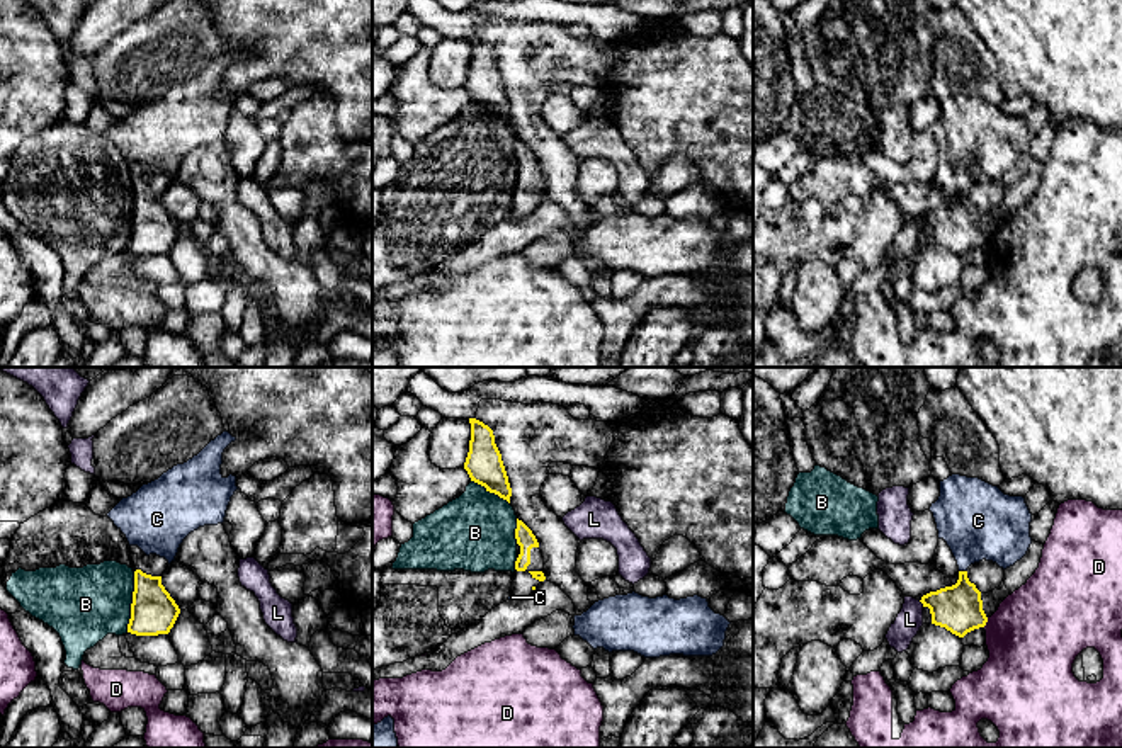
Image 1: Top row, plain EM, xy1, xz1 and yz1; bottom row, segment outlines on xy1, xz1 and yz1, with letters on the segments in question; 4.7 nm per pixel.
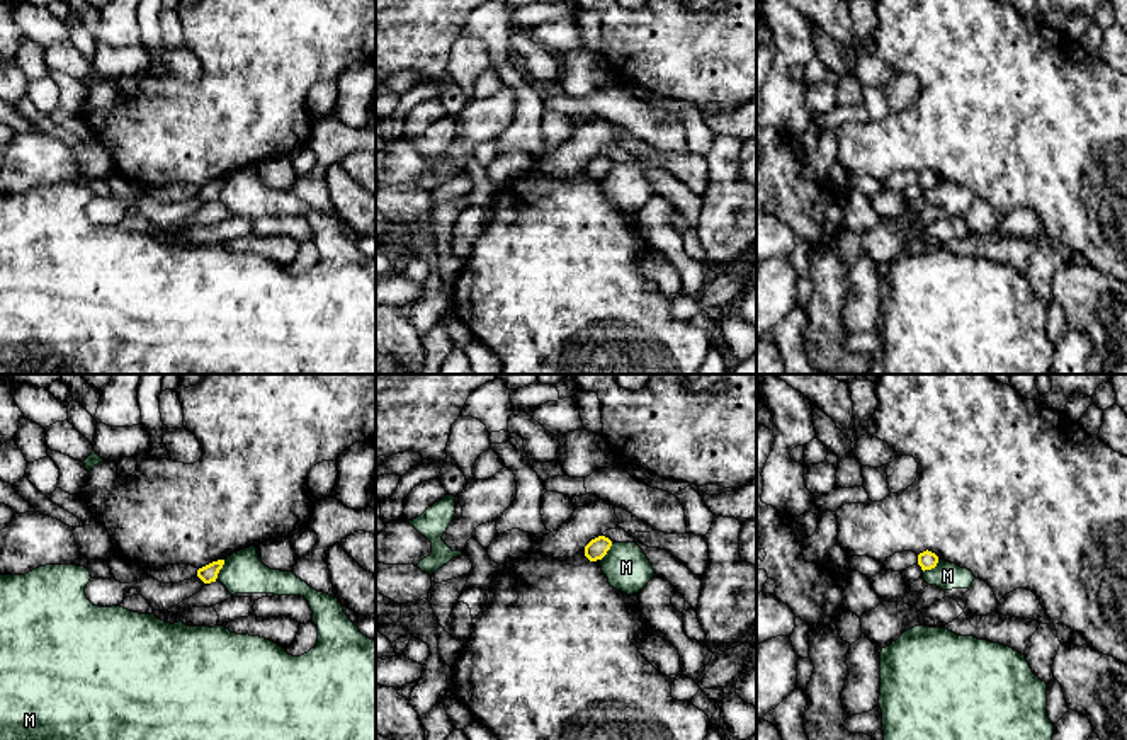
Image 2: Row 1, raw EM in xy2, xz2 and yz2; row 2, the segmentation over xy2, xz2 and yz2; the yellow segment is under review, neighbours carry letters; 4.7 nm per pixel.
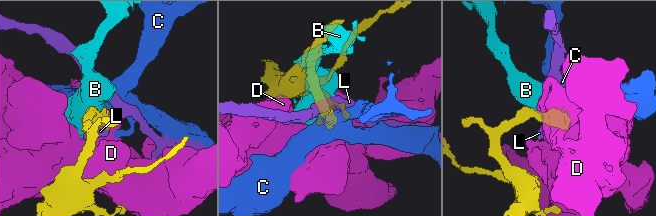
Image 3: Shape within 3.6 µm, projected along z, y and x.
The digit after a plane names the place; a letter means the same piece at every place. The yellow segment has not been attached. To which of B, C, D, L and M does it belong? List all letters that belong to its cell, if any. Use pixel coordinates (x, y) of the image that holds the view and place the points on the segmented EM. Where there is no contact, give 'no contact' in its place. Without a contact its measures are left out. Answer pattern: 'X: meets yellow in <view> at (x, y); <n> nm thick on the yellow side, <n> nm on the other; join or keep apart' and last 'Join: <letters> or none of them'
B: meets yellow in xy1 at (133, 602); 220 nm thick on the yellow side, 360 nm on the other; keep apart
C: meets yellow in yz1 at (963, 572); 220 nm thick on the yellow side, 360 nm on the other; join
D: meets yellow in yz1 at (986, 621); 220 nm thick on the yellow side, 440 nm on the other; keep apart
L: meets yellow in yz1 at (922, 602); 220 nm thick on the yellow side, 120 nm on the other; keep apart
M: meets yellow in xy2 at (220, 569); 90 nm thick on the yellow side, 200 nm on the other; keep apart
Join: C

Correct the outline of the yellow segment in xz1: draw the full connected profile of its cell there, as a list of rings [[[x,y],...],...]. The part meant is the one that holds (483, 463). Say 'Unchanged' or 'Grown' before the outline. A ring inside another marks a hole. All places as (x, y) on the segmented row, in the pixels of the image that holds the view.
Unchanged. [[[469,418],[471,440],[464,462],[471,481],[486,488],[510,503],[512,488],[502,461],[502,454],[495,444],[493,430],[476,418]]]

